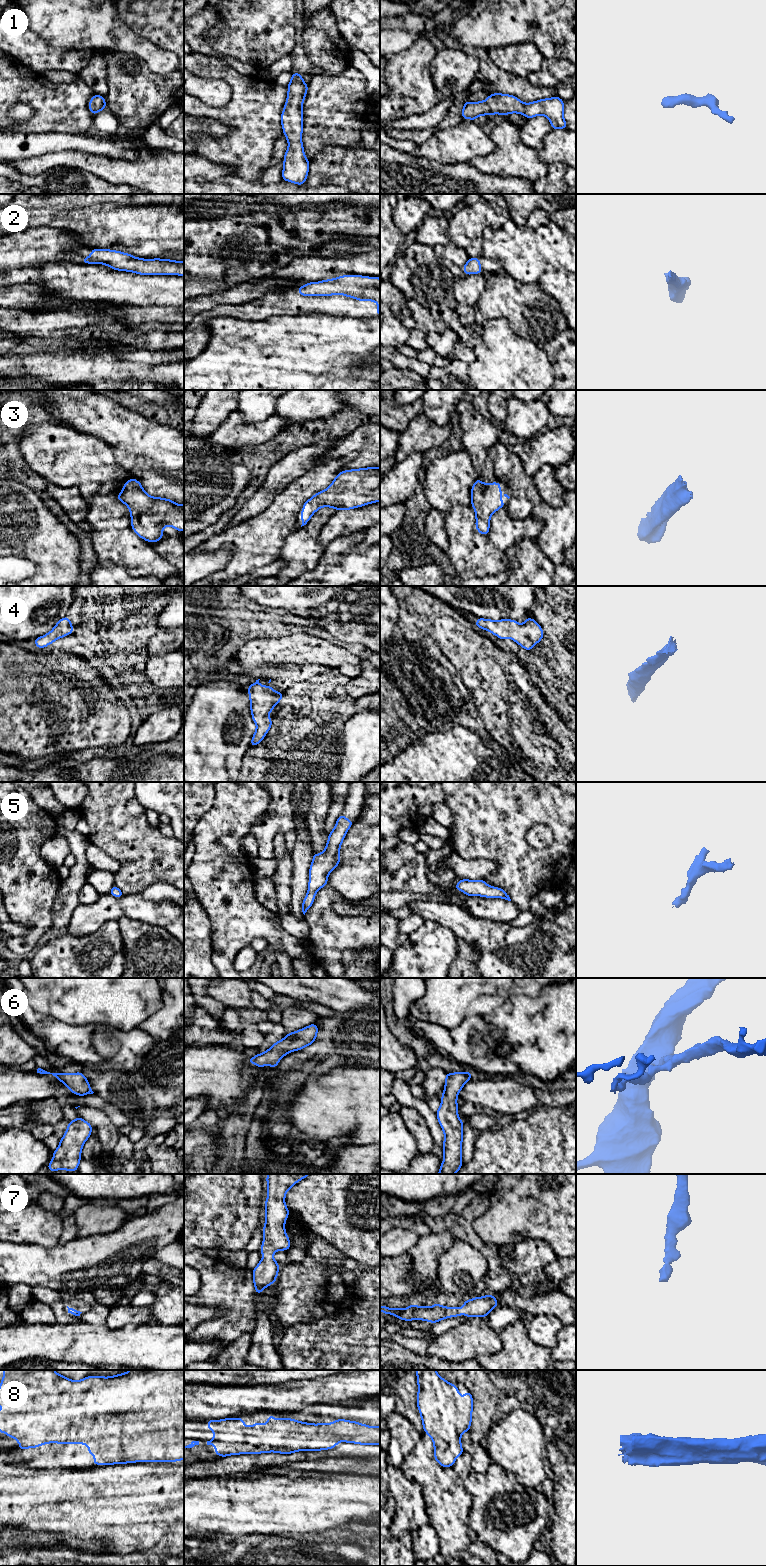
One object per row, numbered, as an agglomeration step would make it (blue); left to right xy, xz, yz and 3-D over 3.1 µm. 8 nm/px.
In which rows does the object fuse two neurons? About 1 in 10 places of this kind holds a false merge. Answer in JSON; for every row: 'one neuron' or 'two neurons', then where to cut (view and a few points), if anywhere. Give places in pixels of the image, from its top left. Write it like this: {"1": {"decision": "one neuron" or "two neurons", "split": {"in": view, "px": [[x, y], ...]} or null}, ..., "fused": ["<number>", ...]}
{"1": {"decision": "one neuron", "split": null}, "2": {"decision": "one neuron", "split": null}, "3": {"decision": "one neuron", "split": null}, "4": {"decision": "one neuron", "split": null}, "5": {"decision": "one neuron", "split": null}, "6": {"decision": "one neuron", "split": null}, "7": {"decision": "one neuron", "split": null}, "8": {"decision": "one neuron", "split": null}, "fused": []}

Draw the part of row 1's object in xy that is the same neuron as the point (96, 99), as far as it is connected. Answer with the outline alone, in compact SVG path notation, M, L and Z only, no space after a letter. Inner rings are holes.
M95 94L89 101L89 110L93 115L97 114L103 109L106 109L105 97Z

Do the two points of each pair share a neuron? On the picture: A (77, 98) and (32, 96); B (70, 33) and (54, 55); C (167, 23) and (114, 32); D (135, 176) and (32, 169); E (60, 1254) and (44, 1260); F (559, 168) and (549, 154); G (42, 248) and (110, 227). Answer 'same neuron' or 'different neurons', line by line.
A: same neuron
B: different neurons
C: different neurons
D: same neuron
E: same neuron
F: different neurons
G: different neurons

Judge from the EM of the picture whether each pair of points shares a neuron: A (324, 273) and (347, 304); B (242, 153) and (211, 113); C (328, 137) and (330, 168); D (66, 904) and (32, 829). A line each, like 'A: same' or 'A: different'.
A: different
B: same
C: different
D: different

